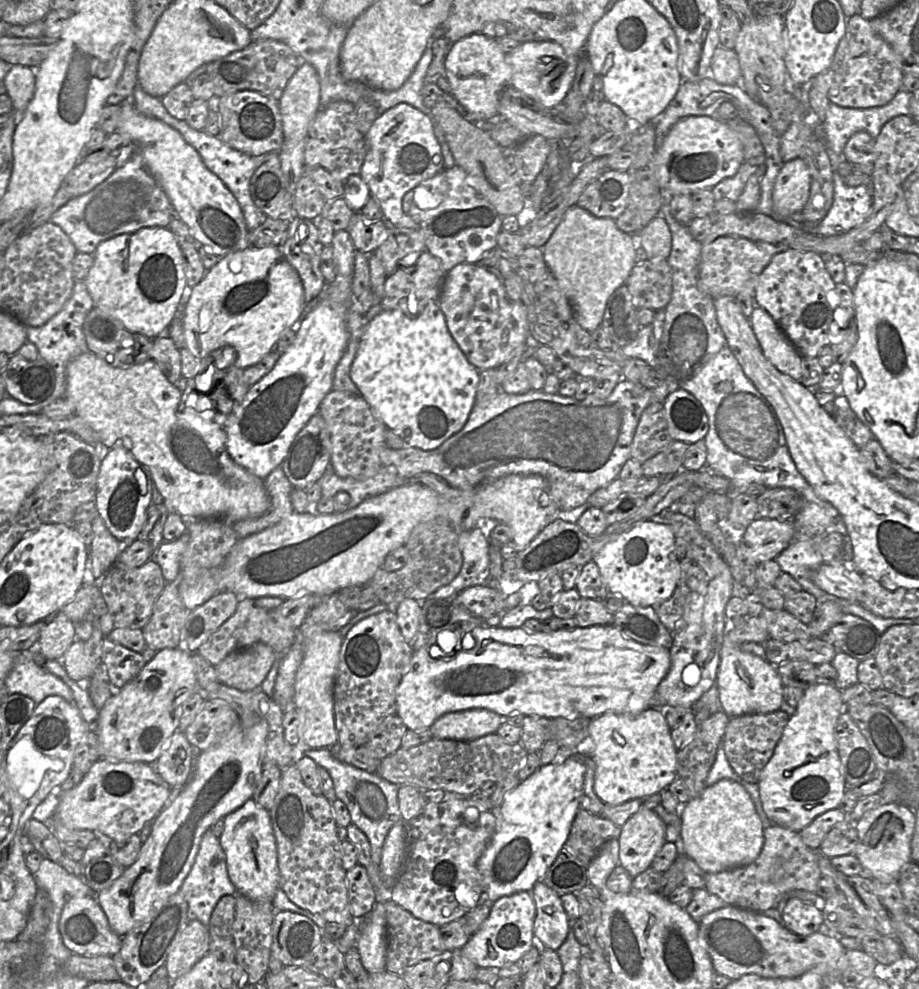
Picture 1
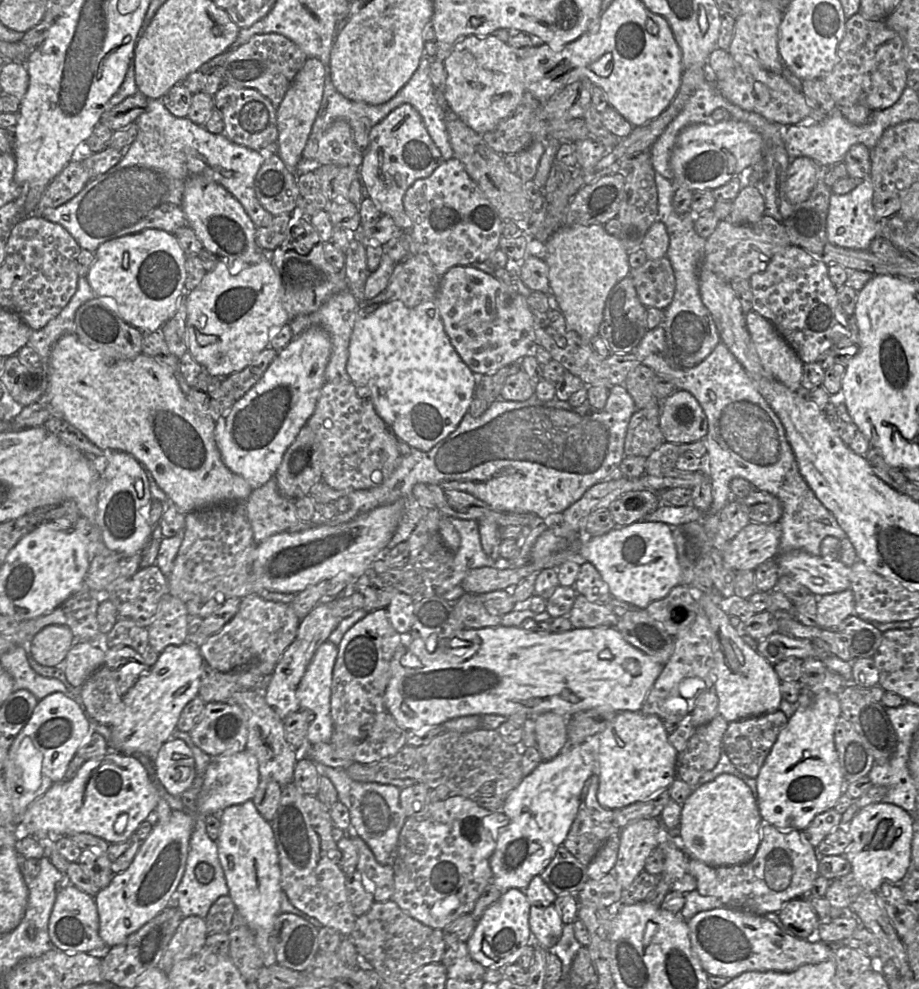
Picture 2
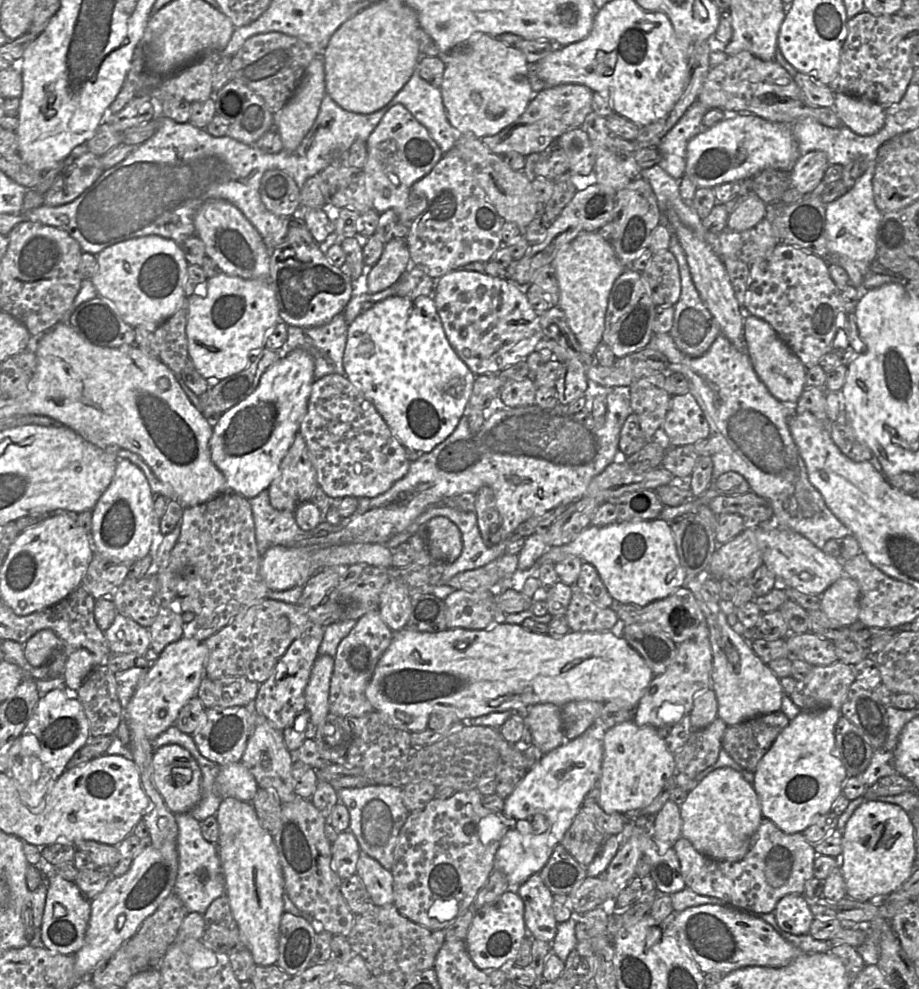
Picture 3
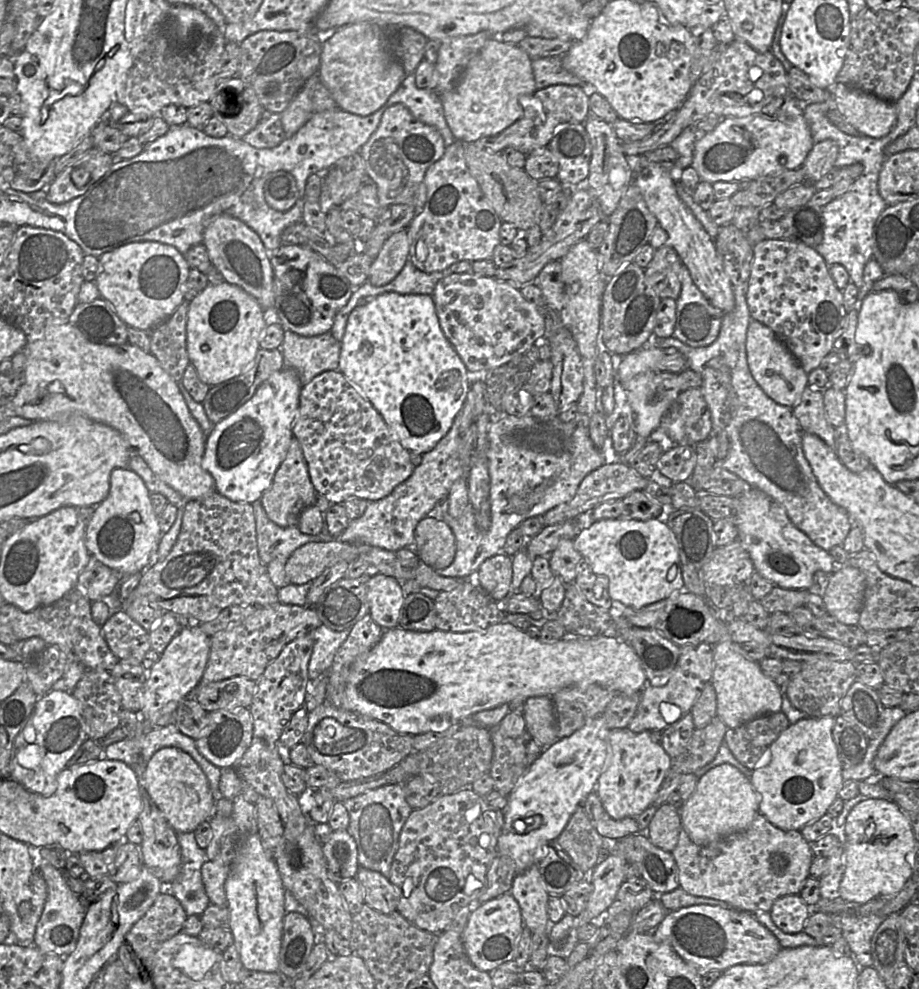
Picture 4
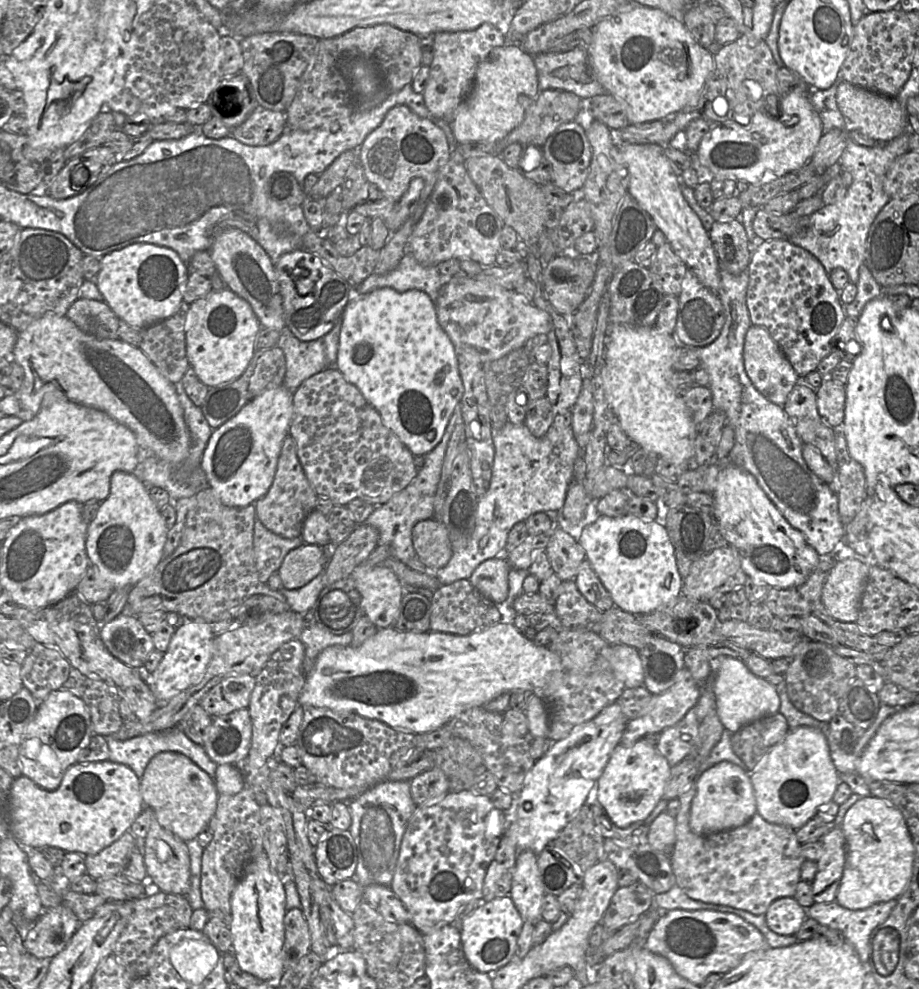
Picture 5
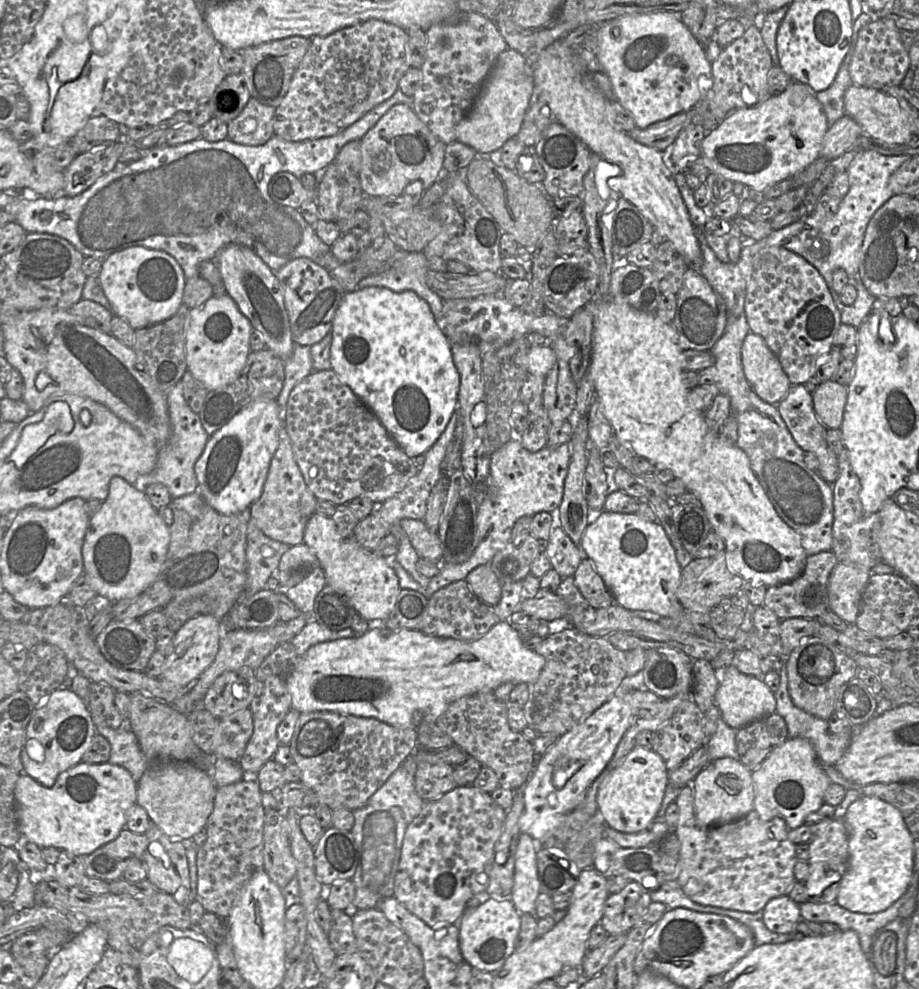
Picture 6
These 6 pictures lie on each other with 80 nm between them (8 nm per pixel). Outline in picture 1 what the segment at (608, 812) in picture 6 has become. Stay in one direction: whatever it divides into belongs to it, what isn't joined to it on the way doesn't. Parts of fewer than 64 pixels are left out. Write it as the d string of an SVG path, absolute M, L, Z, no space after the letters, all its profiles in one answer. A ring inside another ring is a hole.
M649 708L639 714L605 713L589 724L588 749L595 763L594 792L605 804L616 806L627 801L661 793L677 776L677 749L671 738L664 709Z

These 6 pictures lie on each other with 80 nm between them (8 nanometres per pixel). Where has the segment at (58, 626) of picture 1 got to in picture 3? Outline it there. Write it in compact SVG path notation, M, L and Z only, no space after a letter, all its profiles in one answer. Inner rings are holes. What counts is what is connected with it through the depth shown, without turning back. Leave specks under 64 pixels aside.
M40 630L23 644L25 659L31 666L46 665L53 653L62 648L62 644L52 630Z

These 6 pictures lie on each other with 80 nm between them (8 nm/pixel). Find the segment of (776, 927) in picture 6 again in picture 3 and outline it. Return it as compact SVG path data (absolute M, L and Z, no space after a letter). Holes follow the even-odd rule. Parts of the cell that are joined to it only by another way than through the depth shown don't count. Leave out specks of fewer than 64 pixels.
M786 895L781 898L774 911L779 927L794 935L809 933L814 916L803 895Z

